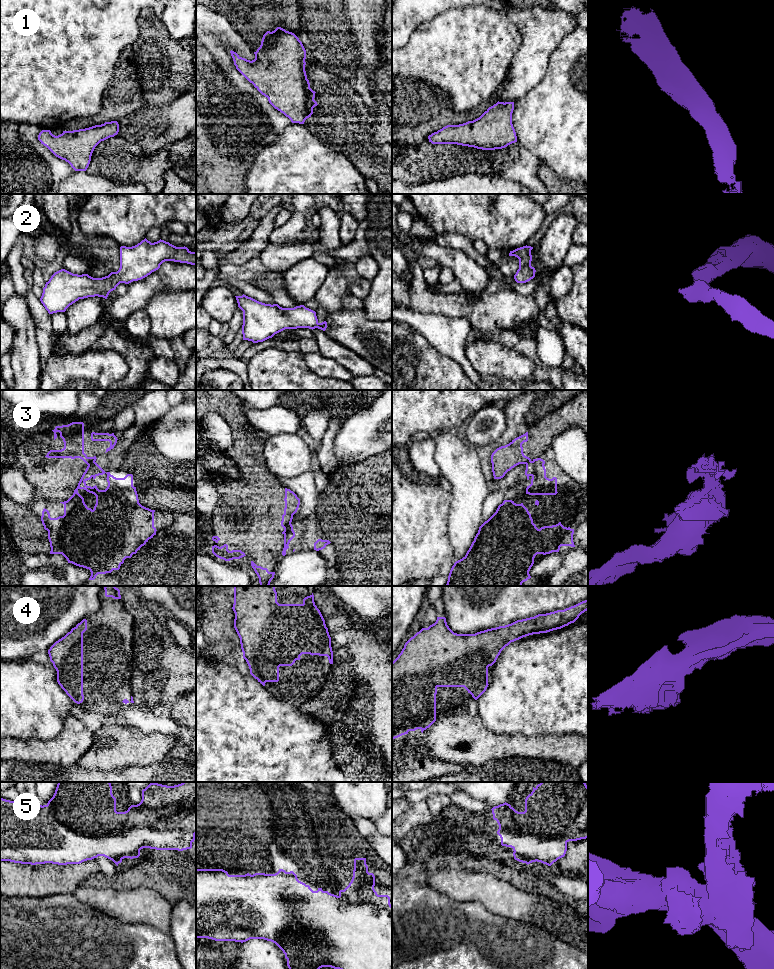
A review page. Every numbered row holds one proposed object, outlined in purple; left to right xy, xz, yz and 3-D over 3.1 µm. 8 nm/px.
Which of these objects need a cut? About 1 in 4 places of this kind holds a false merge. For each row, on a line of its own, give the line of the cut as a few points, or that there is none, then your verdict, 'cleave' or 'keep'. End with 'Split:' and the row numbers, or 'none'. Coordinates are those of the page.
1: no cut | keep
2: no cut | keep
3: xz (290, 523), (284, 534) | cleave
4: no cut | keep
5: no cut | keep
Split: 3

